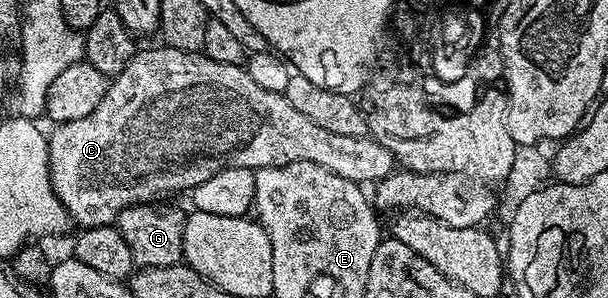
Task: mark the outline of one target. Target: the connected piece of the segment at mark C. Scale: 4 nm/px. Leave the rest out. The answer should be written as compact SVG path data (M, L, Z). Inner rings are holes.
M166 47L158 48L140 48L135 52L131 62L116 77L110 78L105 91L105 99L101 99L101 103L97 103L97 107L93 107L93 111L89 115L85 115L85 119L61 121L54 126L55 130L50 130L47 138L47 151L49 153L49 175L53 183L53 191L57 195L57 199L61 199L68 218L74 224L76 221L79 227L92 229L98 225L110 225L118 218L119 212L122 209L128 209L130 205L154 202L156 200L154 197L159 197L162 193L179 193L182 189L186 189L186 191L195 190L199 184L204 183L213 175L217 175L217 171L229 167L245 167L258 171L275 166L283 167L292 161L308 161L341 175L341 179L349 179L356 183L364 183L363 181L374 183L385 179L390 173L396 171L395 156L385 147L381 147L381 143L377 143L374 137L370 135L365 137L333 135L333 131L325 131L325 127L317 127L317 123L313 123L313 119L301 115L301 111L297 111L297 107L293 107L293 103L289 103L286 95L266 90L260 84L255 83L242 64L217 63L217 59L209 59L206 53L202 51L186 53Z

